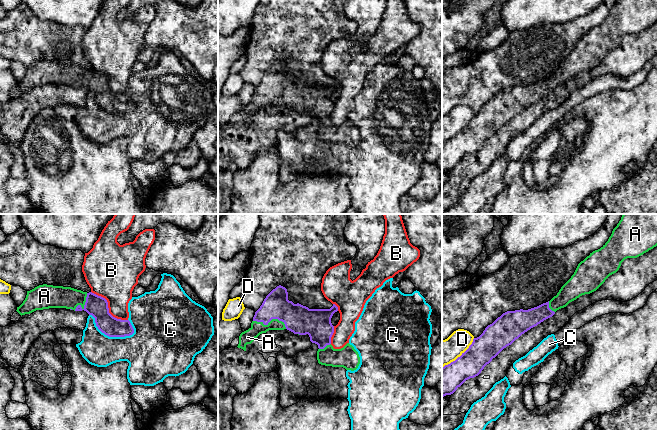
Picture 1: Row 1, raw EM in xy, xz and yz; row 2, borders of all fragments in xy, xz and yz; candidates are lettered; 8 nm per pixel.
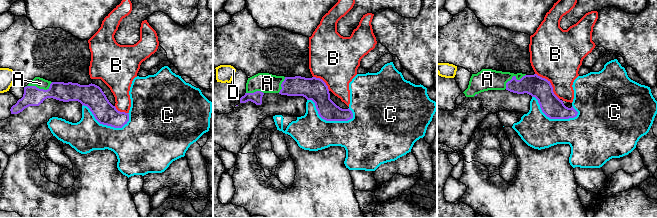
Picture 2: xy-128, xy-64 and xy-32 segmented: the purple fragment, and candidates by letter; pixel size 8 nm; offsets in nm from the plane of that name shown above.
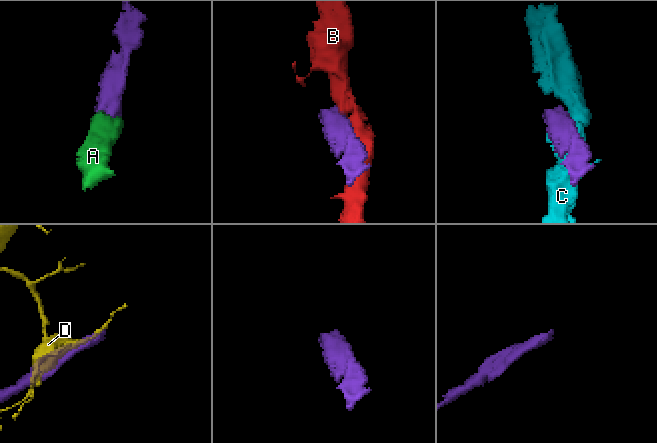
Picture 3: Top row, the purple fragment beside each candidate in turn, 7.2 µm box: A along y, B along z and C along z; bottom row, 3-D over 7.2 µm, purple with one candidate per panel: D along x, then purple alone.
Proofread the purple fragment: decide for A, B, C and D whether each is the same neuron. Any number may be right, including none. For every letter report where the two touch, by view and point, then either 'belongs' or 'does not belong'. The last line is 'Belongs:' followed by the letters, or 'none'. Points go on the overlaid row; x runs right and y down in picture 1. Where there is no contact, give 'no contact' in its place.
A: contact xz (271, 319); belongs
B: contact xy (108, 308); does not belong
C: contact xy (109, 336); does not belong
D: contact yz (460, 356); does not belong
Belongs: A

